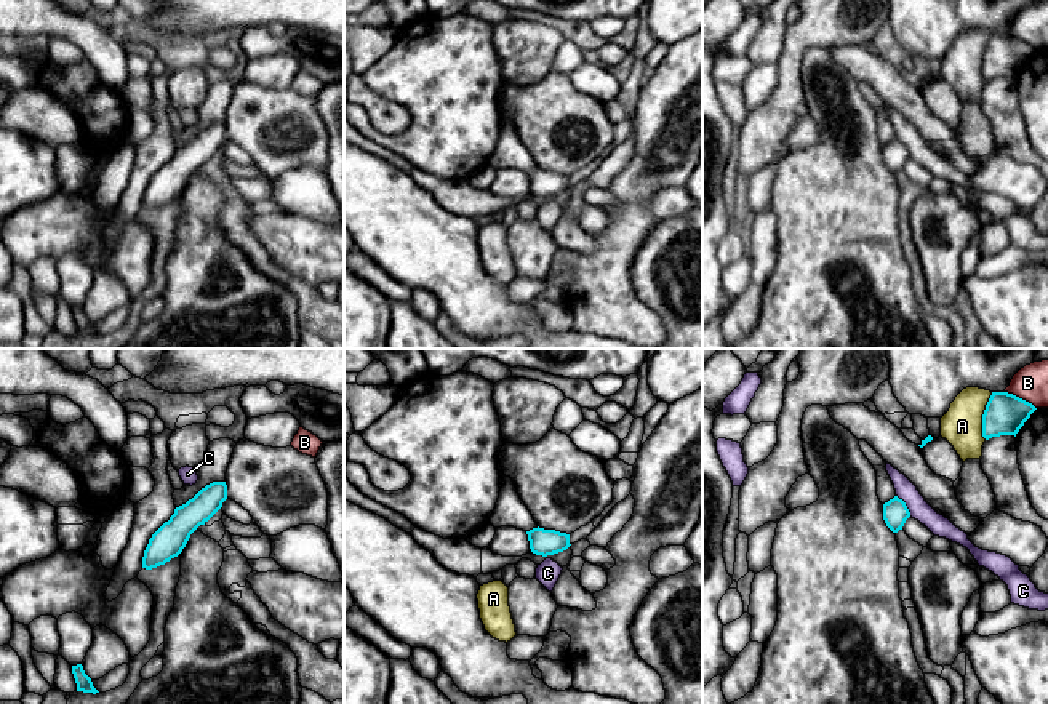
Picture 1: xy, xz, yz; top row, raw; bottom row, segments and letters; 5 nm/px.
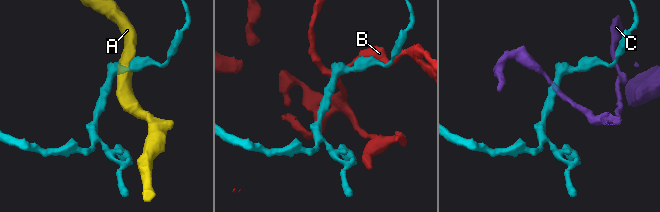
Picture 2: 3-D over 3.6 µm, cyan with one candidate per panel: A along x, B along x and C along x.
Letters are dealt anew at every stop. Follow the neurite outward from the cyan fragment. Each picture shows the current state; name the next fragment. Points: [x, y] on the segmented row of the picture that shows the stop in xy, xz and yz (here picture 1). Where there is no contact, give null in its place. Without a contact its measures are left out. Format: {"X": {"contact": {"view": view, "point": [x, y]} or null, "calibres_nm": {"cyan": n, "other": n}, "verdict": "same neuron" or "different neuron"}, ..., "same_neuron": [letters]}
{"A": {"contact": {"view": "yz", "point": [983, 416]}, "calibres_nm": {"cyan": 200, "other": 200}, "verdict": "different neuron"}, "B": {"contact": {"view": "yz", "point": [1021, 399]}, "calibres_nm": {"cyan": 200, "other": 180}, "verdict": "different neuron"}, "C": {"contact": {"view": "yz", "point": [906, 506]}, "calibres_nm": {"cyan": 130, "other": 100}, "verdict": "different neuron"}, "same_neuron": []}

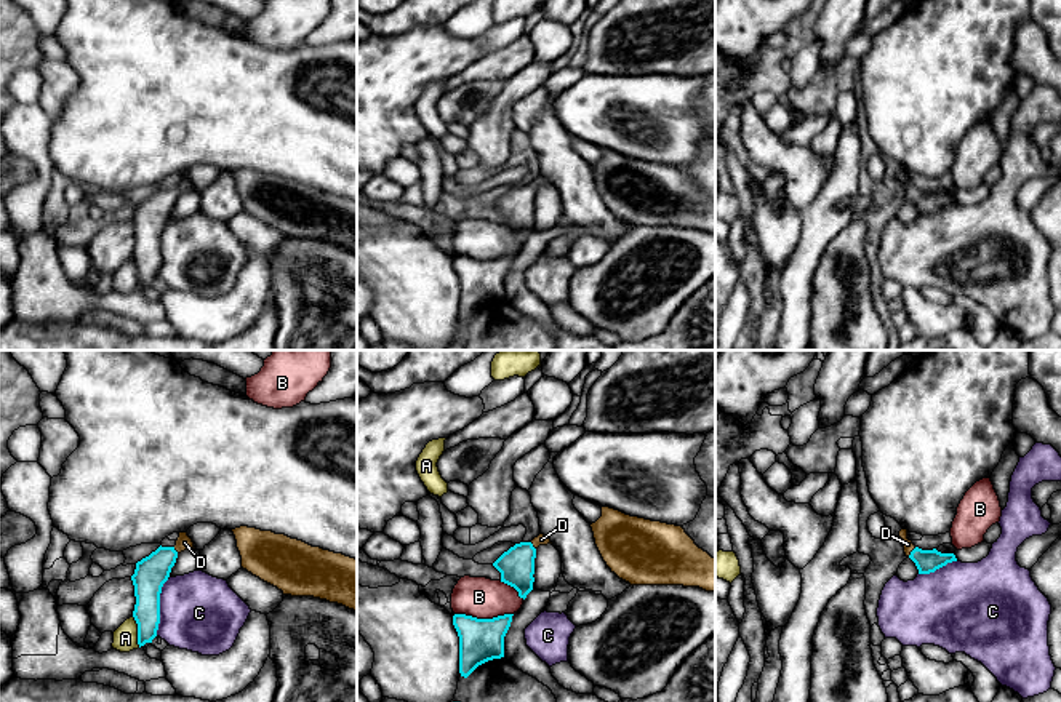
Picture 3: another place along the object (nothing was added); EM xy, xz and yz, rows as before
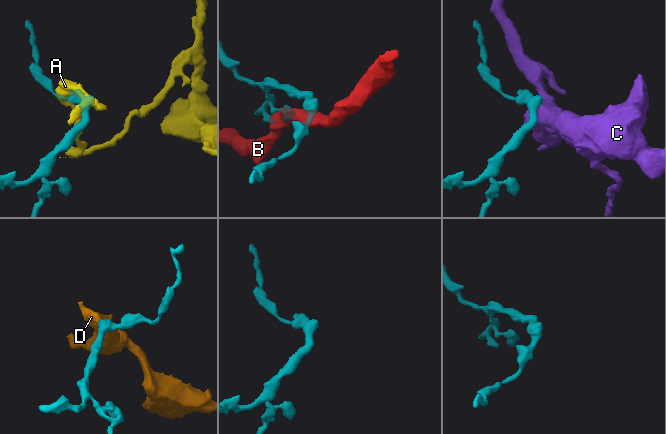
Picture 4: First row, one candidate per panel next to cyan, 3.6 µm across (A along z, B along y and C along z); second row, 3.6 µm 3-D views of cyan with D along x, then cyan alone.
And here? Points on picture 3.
{"A": {"contact": {"view": "xy", "point": [138, 632]}, "calibres_nm": {"cyan": 140, "other": 130}, "verdict": "different neuron"}, "B": {"contact": {"view": "xz", "point": [484, 619]}, "calibres_nm": {"cyan": 220, "other": 200}, "verdict": "different neuron"}, "C": {"contact": {"view": "xy", "point": [159, 608]}, "calibres_nm": {"cyan": 170, "other": 380}, "verdict": "different neuron"}, "D": {"contact": {"view": "yz", "point": [911, 552]}, "calibres_nm": {"cyan": 120, "other": 50}, "verdict": "same neuron"}, "same_neuron": ["D"]}

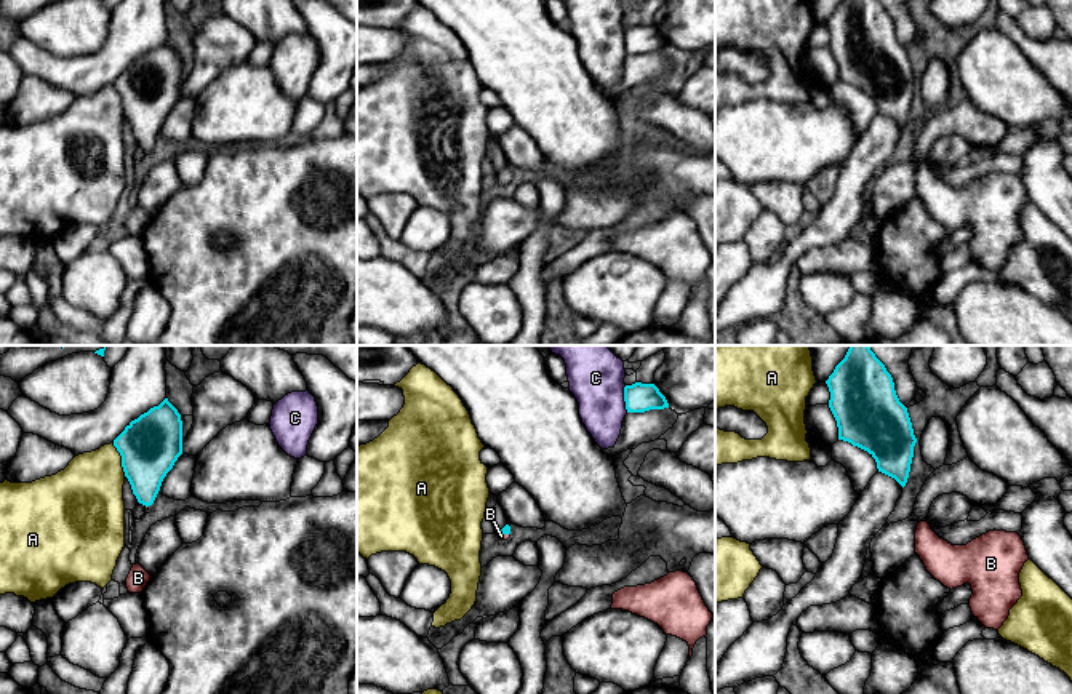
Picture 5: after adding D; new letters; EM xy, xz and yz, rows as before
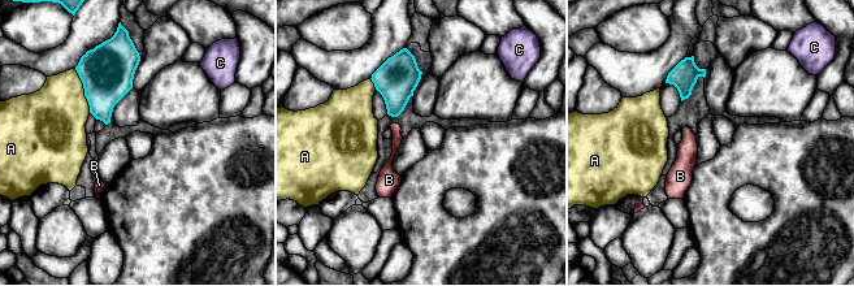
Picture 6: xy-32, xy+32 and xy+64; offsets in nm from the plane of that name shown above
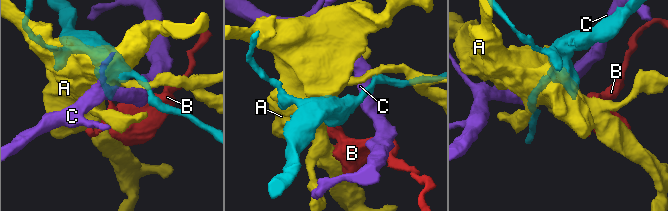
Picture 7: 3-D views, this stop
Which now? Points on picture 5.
{"A": {"contact": {"view": "xy", "point": [122, 459]}, "calibres_nm": {"cyan": 300, "other": 360}, "verdict": "different neuron"}, "B": {"contact": {"view": "xz", "point": [504, 533]}, "calibres_nm": {"cyan": 50, "other": 30}, "verdict": "same neuron"}, "C": {"contact": {"view": "xz", "point": [624, 398]}, "calibres_nm": {"cyan": 150, "other": 280}, "verdict": "different neuron"}, "same_neuron": ["B"]}

